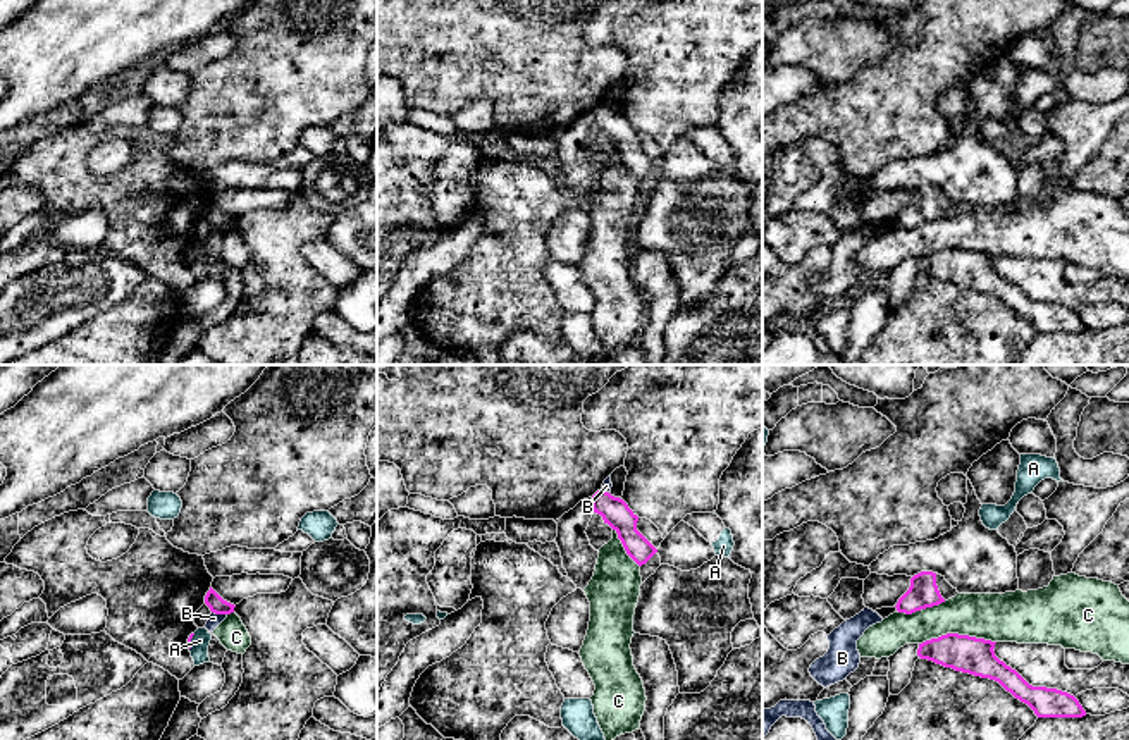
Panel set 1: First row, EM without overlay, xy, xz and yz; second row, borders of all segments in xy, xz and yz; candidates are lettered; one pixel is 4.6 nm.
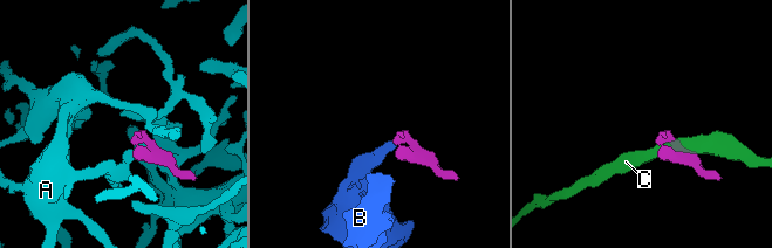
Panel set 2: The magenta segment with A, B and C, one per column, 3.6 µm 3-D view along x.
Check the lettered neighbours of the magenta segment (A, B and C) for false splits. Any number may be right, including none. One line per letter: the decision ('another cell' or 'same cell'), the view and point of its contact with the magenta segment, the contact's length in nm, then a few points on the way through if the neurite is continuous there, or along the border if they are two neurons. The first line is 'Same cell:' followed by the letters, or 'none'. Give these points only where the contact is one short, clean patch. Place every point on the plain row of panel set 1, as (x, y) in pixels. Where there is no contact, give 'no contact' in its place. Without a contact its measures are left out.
Same cell: none
A: another cell; contact xy (190, 257); length 80 nm; border xy (195, 248), (190, 264)
B: another cell; contact xy (219, 228); length 70 nm; border xy (212, 226), (226, 229)
C: another cell; contact yz (957, 248); length 360 nm

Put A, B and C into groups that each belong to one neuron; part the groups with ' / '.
A / B / C

